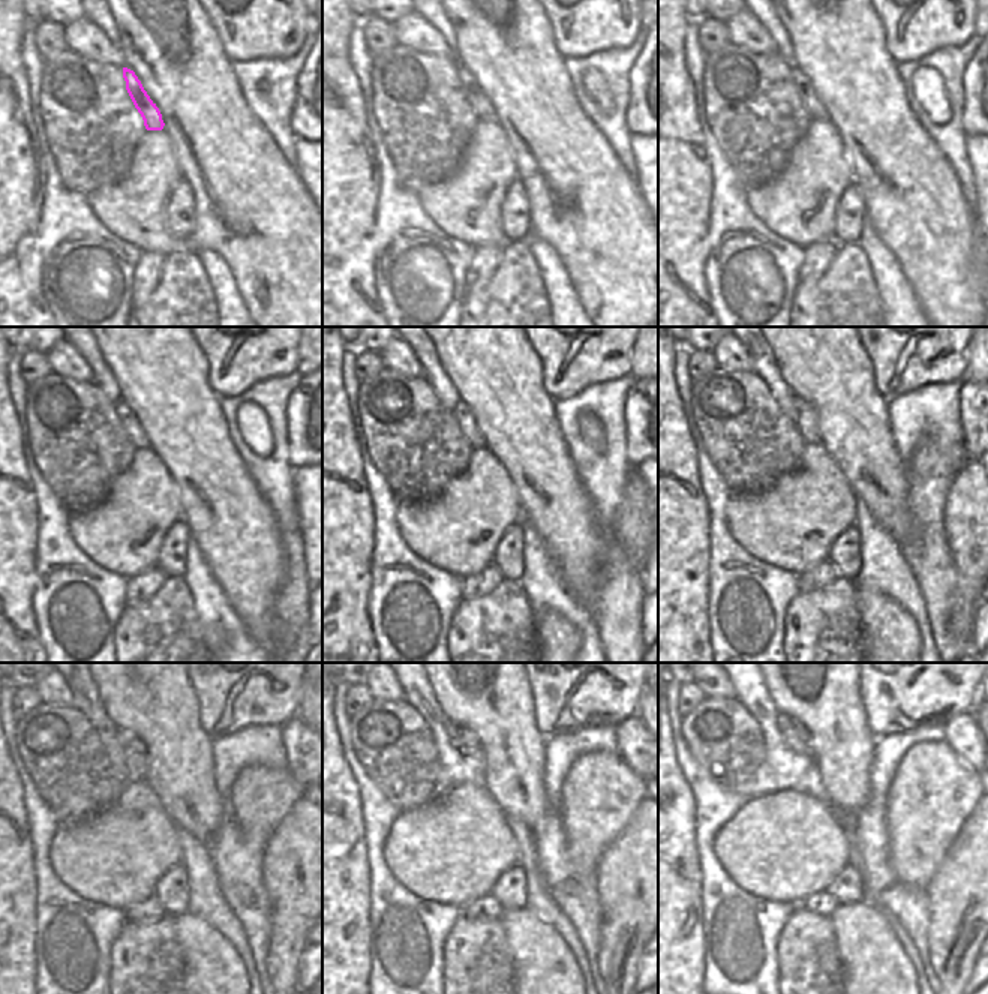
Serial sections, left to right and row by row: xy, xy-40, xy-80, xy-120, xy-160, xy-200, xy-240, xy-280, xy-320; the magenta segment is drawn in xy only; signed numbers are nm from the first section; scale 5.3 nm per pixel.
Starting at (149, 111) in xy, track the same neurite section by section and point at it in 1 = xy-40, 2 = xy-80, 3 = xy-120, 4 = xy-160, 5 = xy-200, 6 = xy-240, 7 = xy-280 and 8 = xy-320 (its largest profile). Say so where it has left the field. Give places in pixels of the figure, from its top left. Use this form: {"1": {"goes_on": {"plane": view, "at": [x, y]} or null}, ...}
{"1": {"goes_on": {"plane": "xy-40", "at": [482, 107]}}, "2": {"goes_on": {"plane": "xy-80", "at": [801, 81]}}, "3": {"goes_on": {"plane": "xy-120", "at": [132, 428]}}, "4": {"goes_on": {"plane": "xy-160", "at": [462, 414]}}, "5": {"goes_on": {"plane": "xy-200", "at": [802, 414]}}, "6": {"goes_on": {"plane": "xy-240", "at": [135, 753]}}, "7": {"goes_on": {"plane": "xy-280", "at": [473, 751]}}, "8": {"goes_on": {"plane": "xy-320", "at": [790, 730]}}}

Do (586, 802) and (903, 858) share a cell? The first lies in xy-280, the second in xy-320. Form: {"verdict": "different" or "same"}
{"verdict": "same"}

